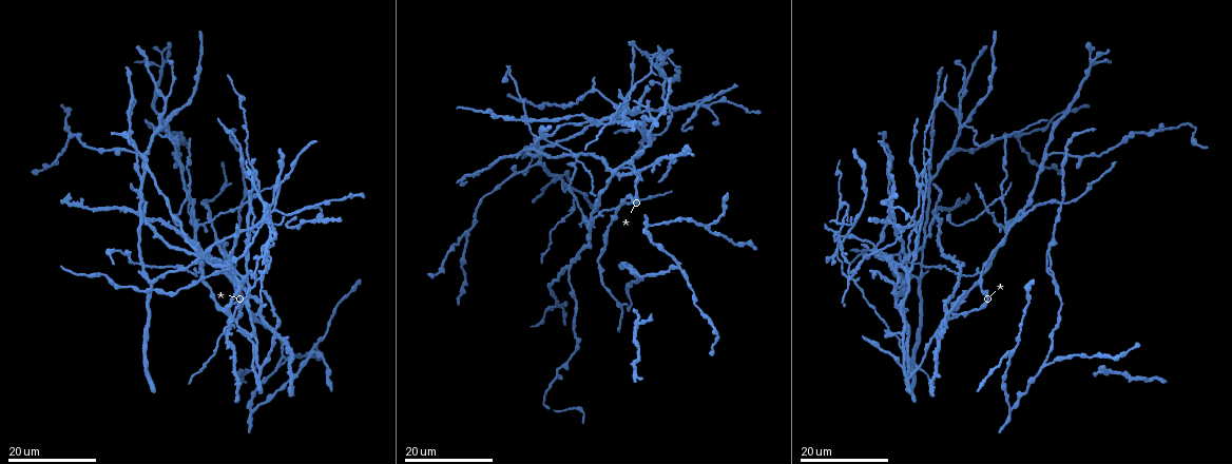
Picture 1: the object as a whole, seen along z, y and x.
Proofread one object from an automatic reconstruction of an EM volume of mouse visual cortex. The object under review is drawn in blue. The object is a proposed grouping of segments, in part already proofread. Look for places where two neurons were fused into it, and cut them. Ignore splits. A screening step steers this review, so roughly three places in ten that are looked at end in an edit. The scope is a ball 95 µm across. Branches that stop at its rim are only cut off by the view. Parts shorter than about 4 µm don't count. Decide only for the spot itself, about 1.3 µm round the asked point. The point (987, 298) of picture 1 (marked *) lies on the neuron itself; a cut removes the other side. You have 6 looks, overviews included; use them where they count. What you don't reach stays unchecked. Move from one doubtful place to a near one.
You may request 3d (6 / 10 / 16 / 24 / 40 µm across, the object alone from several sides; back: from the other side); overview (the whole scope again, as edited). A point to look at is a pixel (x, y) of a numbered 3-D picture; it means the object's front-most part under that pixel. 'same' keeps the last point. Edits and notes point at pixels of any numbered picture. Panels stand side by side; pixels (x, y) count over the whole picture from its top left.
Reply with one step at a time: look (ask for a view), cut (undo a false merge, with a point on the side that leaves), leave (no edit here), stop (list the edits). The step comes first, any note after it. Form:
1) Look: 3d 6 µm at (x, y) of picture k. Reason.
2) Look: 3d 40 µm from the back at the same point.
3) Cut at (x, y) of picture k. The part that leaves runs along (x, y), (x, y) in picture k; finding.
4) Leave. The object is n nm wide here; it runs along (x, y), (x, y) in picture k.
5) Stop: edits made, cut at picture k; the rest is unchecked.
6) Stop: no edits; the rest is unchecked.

Look: 3d 24 µm at (943, 331) of picture 1.

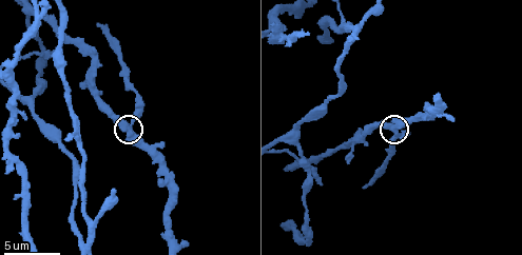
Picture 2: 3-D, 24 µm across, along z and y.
Look: 3d 6 µm at (130, 126) of picture 2.

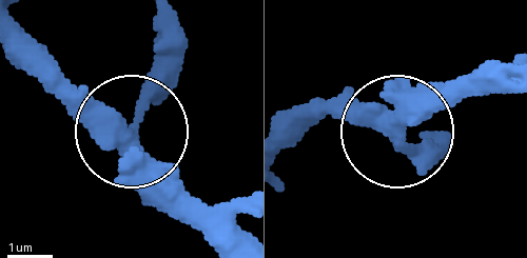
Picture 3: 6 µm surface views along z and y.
Leave. It runs along (20, 26), (137, 124), (156, 26) in picture 3; continuous, no second neuron.

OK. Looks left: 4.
Look: 3d 16 µm at (999, 199) of picture 1. Four or more arms meet.

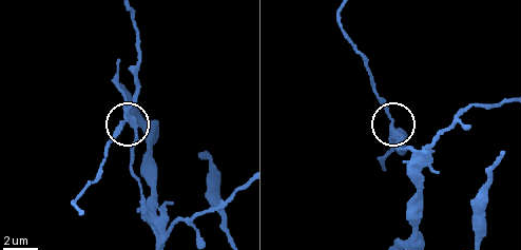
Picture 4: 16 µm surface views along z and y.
Look: 3d 10 µm at (127, 118) of picture 4.

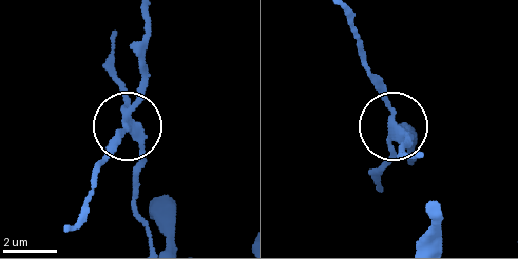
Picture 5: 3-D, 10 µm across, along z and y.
Leave. The side arm is 15 µm long; 5 arms meet here; continuous, no second neuron.

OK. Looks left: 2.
Look: 3d 16 µm at (922, 210) of picture 1. Arms part here.

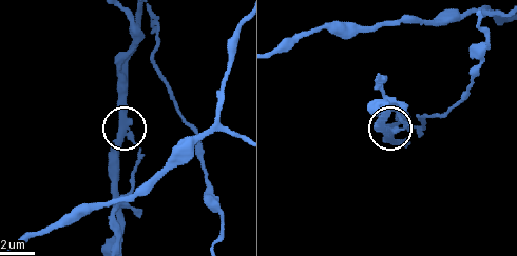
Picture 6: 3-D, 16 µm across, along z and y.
Look: 3d 10 µm at (393, 131) of picture 6.

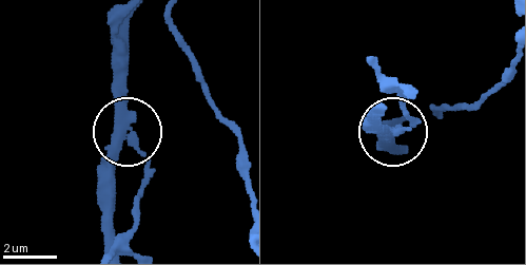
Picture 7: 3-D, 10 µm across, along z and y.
Leave. The object is 300 nm wide here; continuous, no second neuron.

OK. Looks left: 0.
Stop: no edits; the rest is unchecked.

